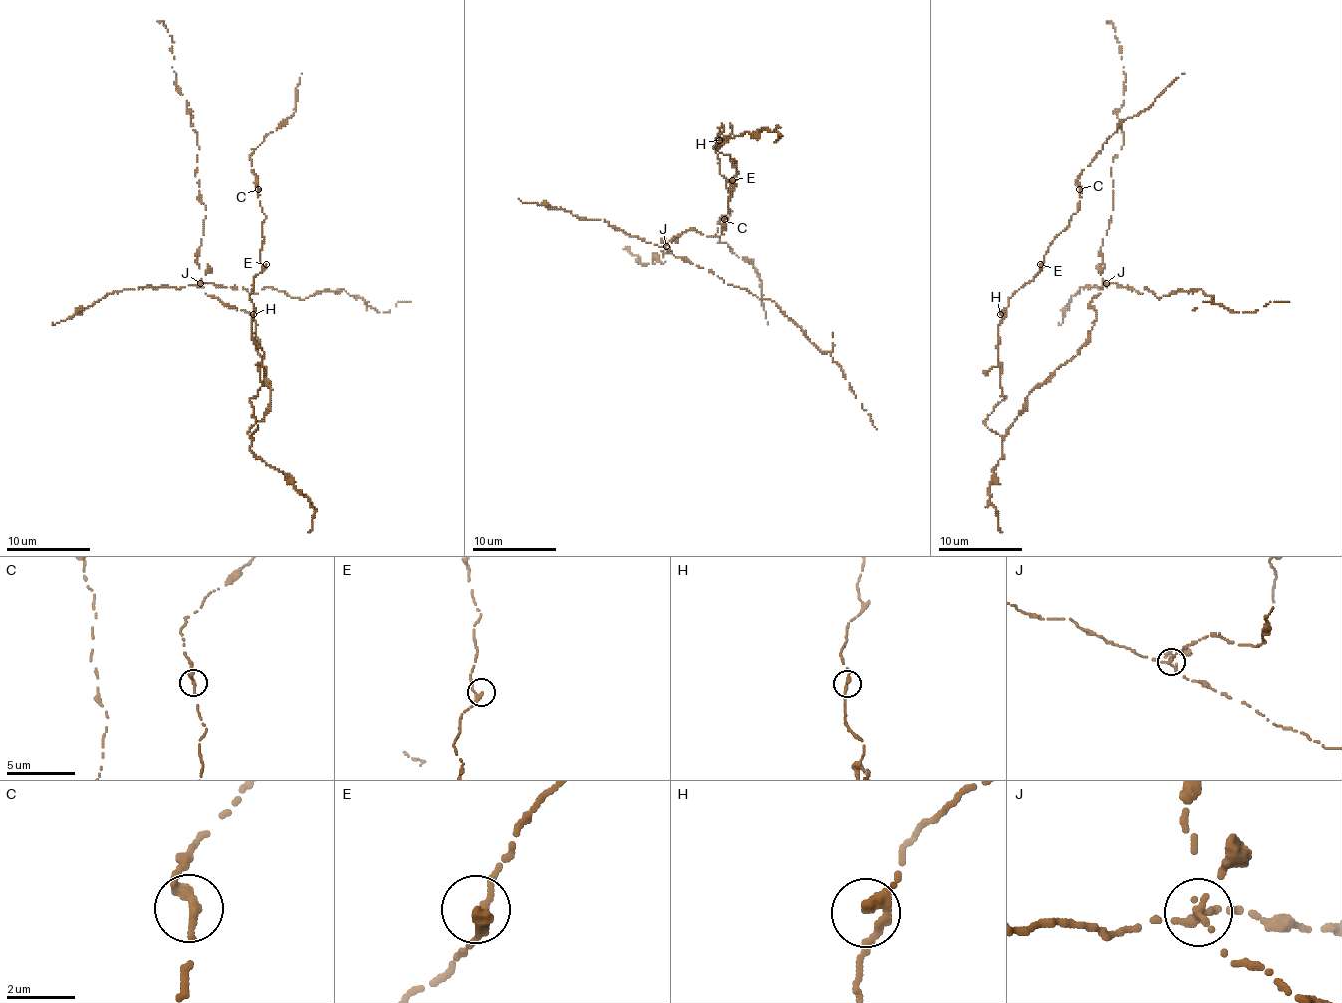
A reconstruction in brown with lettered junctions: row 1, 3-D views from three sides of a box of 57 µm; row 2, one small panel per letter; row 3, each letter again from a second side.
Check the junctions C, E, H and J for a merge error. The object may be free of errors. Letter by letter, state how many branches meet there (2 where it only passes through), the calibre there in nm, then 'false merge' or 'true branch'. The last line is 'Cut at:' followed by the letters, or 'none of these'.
C: branches 2; calibre 280 nm; true branch
E: branches 2; calibre 280 nm; true branch
H: branches 2; calibre 260 nm; true branch
J: branches 2; calibre 260 nm; false merge
Cut at: J

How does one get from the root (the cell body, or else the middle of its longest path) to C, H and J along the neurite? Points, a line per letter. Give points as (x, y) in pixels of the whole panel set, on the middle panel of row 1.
C: (734, 161), (713, 146), (722, 125), (715, 142), (730, 138), (717, 138), (715, 152), (732, 211), (724, 219)
H: (734, 161), (713, 146), (724, 125), (715, 142), (722, 144), (730, 138), (717, 138), (719, 140)
J: (734, 161), (736, 180), (722, 234), (707, 236), (696, 230), (686, 230), (665, 247)

